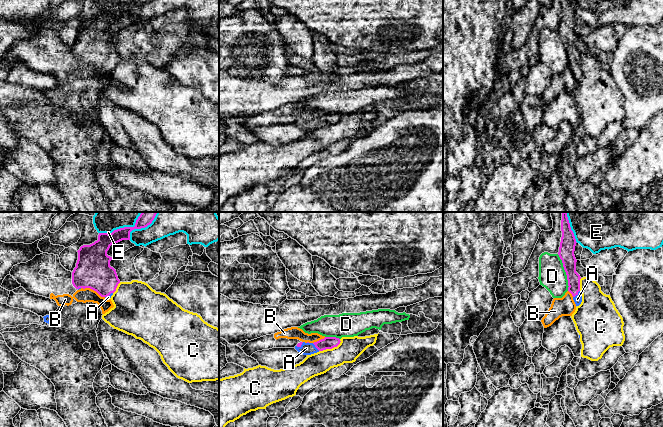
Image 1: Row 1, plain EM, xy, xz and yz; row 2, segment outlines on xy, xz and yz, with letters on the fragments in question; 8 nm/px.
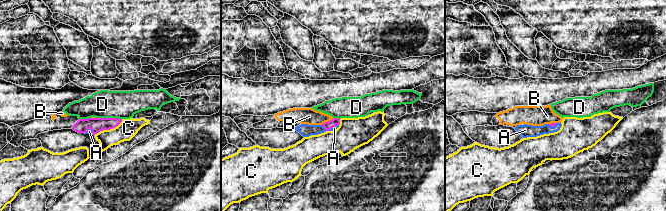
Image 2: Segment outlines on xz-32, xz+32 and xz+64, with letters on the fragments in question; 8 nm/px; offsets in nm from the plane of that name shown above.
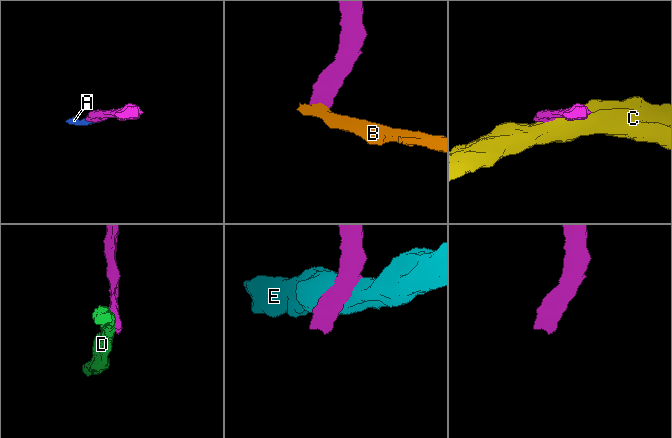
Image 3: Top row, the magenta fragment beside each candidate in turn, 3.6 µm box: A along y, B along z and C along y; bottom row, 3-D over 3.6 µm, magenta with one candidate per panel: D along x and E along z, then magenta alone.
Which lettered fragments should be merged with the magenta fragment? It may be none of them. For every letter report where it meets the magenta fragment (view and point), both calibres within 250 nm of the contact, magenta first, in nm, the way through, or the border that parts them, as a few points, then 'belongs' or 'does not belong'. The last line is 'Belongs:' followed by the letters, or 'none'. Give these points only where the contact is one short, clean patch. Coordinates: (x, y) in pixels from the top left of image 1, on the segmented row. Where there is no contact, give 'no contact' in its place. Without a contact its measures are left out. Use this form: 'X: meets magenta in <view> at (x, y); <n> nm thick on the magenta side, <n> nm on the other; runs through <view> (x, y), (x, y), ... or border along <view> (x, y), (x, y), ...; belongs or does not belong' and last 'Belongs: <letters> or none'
A: meets magenta in yz at (576, 294); 110 nm thick on the magenta side, 70 nm on the other; runs through yz (569, 264), (576, 294), (577, 299); belongs
B: meets magenta in xy at (93, 289); 280 nm thick on the magenta side, 110 nm on the other; border along xy (81, 287), (91, 288), (104, 297); does not belong
C: meets magenta in xz at (331, 348); 100 nm thick on the magenta side, 190 nm on the other; border along xz (340, 339), (336, 346), (319, 351); does not belong
D: meets magenta in yz at (565, 271); 130 nm thick on the magenta side, 220 nm on the other; border along yz (557, 254), (566, 275), (568, 290); does not belong
E: meets magenta in xy at (130, 227); 120 nm thick on the magenta side, 280 nm on the other; does not belong
Belongs: A

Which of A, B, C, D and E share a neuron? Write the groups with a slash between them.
A / B / C / D / E

